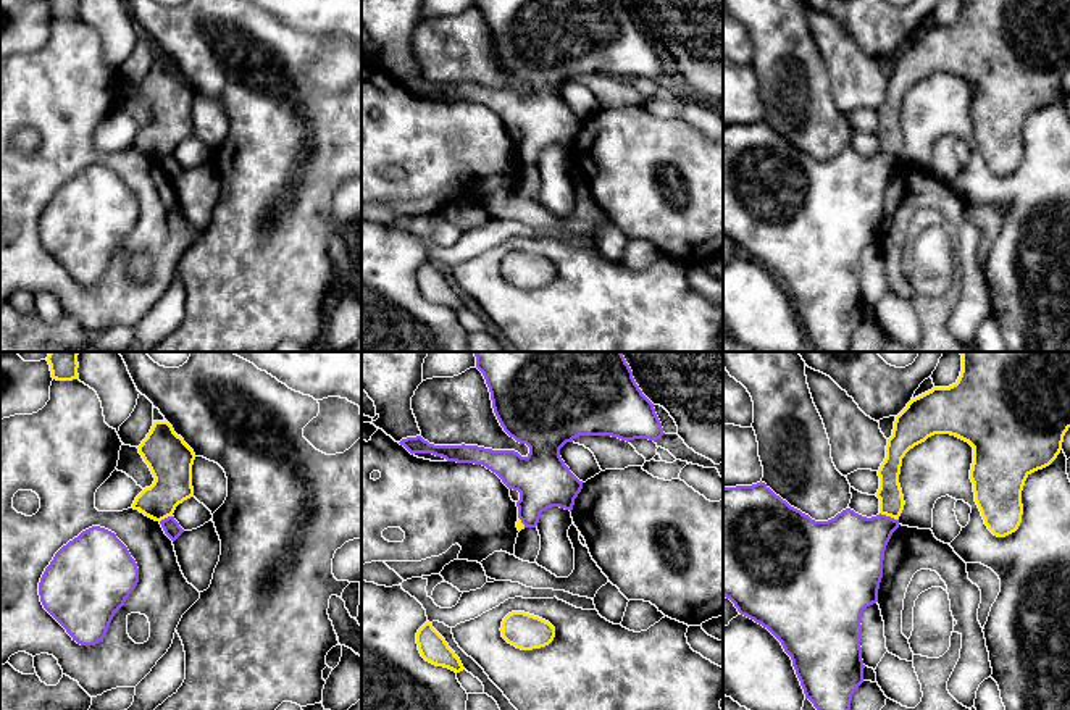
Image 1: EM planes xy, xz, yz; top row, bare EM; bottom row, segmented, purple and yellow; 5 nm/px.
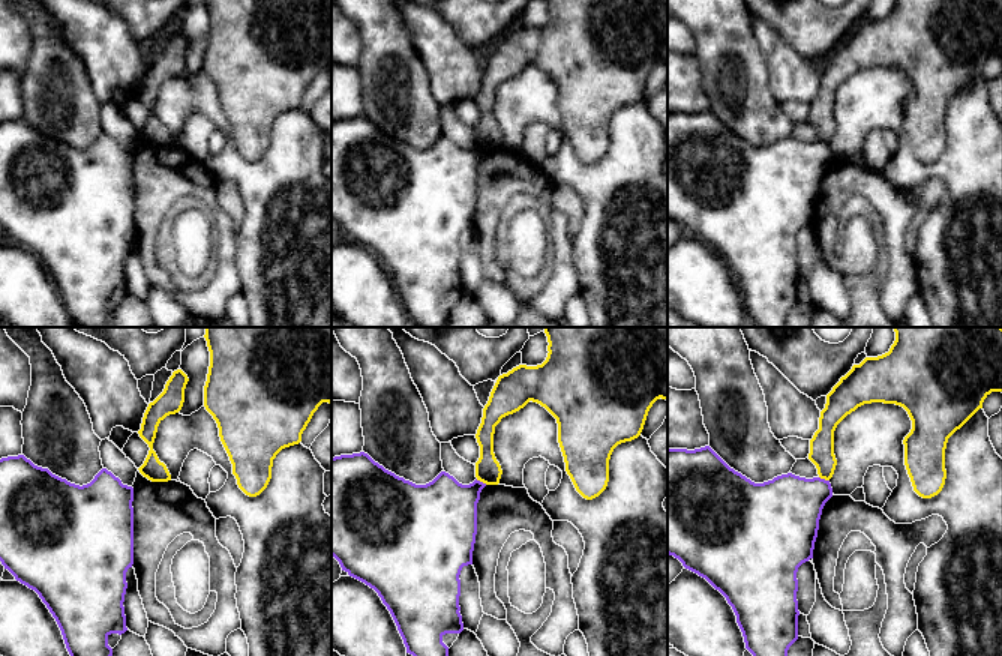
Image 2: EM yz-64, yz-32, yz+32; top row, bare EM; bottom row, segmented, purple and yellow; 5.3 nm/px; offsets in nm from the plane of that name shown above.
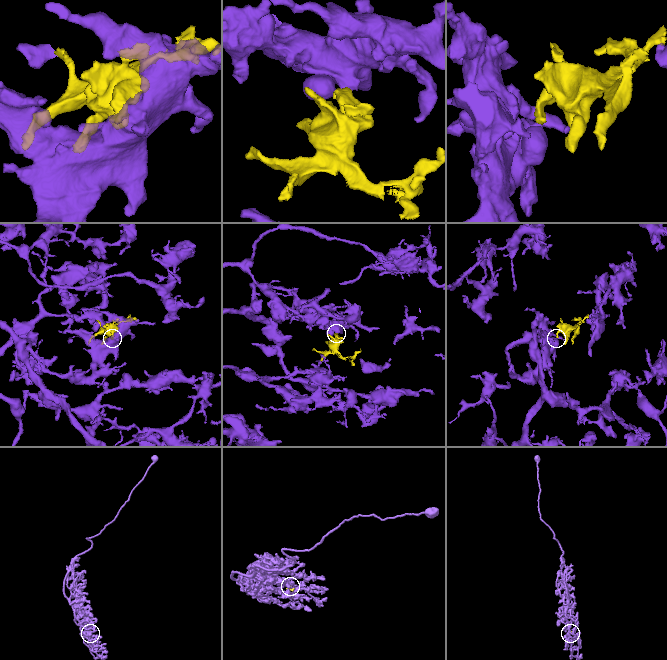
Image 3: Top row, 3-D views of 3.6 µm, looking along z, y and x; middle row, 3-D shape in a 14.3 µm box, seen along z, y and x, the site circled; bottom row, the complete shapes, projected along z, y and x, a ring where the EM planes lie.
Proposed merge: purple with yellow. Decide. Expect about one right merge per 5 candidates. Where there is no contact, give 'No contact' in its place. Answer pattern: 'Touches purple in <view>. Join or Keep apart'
Touches purple in yz. Keep apart

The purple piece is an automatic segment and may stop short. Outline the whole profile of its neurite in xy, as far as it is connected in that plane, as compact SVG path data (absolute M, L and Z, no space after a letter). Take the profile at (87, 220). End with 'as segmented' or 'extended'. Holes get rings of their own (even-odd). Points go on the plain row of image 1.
M92 165L55 192L39 234L73 279L95 284L137 221L139 207L127 186L115 171Z; as segmented

